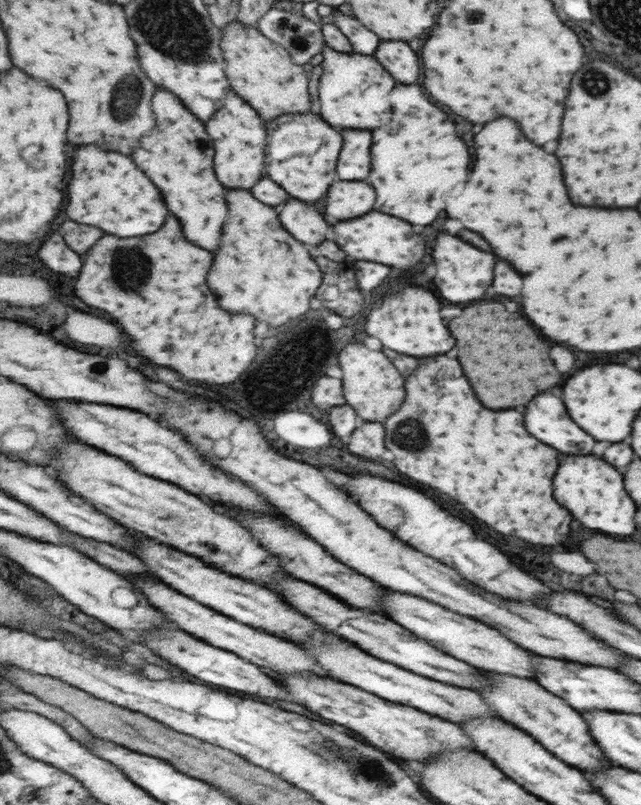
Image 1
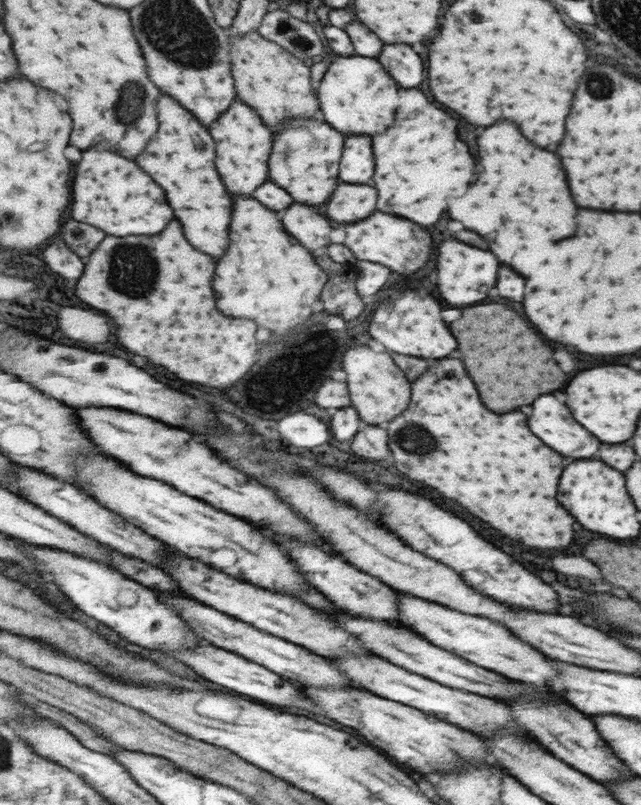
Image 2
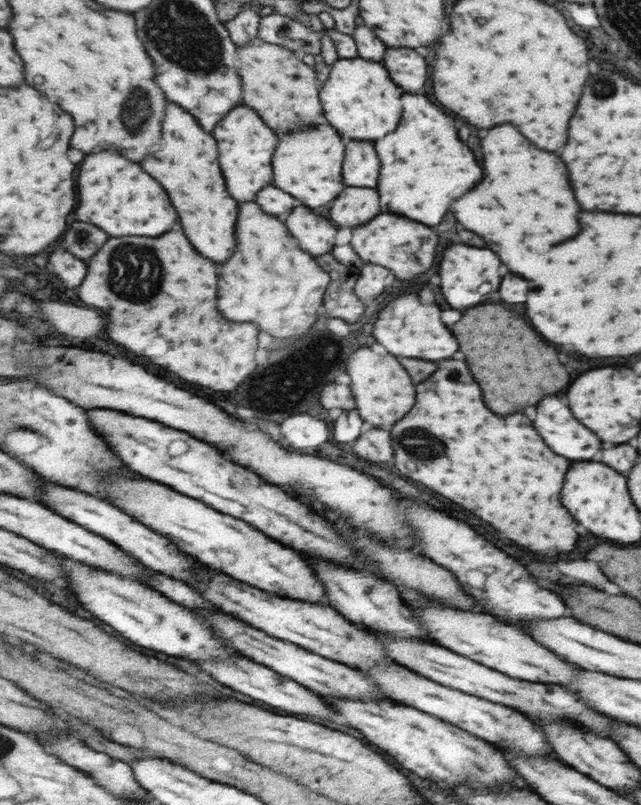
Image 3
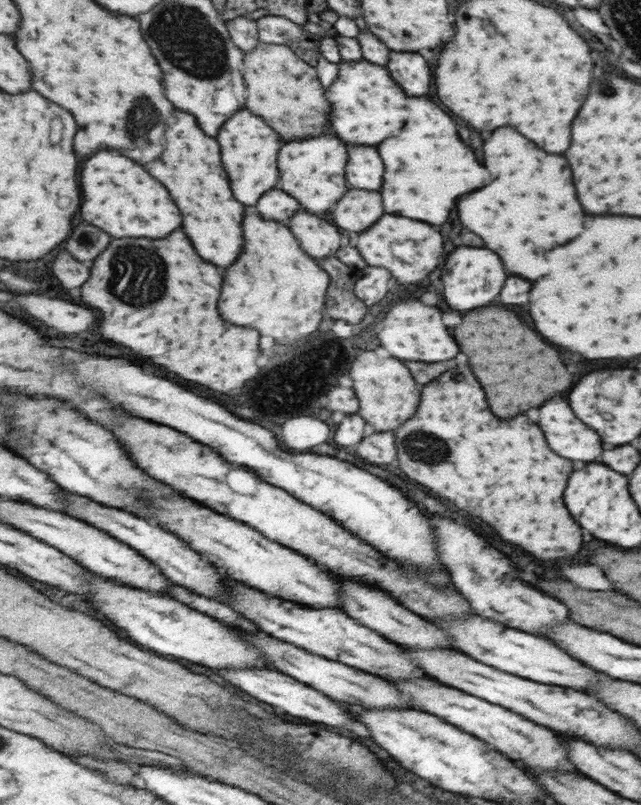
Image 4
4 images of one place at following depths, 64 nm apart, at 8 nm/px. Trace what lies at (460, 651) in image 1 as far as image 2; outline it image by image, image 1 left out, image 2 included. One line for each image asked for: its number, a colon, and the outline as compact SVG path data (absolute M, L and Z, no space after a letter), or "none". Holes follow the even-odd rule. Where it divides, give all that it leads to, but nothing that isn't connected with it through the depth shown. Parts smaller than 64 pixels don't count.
2: M403 596L403 600L399 600L399 612L403 612L403 624L413 628L425 640L431 640L431 644L447 648L447 652L455 652L455 656L463 656L463 660L475 660L475 664L483 664L483 668L491 668L491 672L503 672L503 676L531 684L541 684L555 676L549 658L529 644L519 642L507 628L489 622L487 618L467 616L413 596Z

